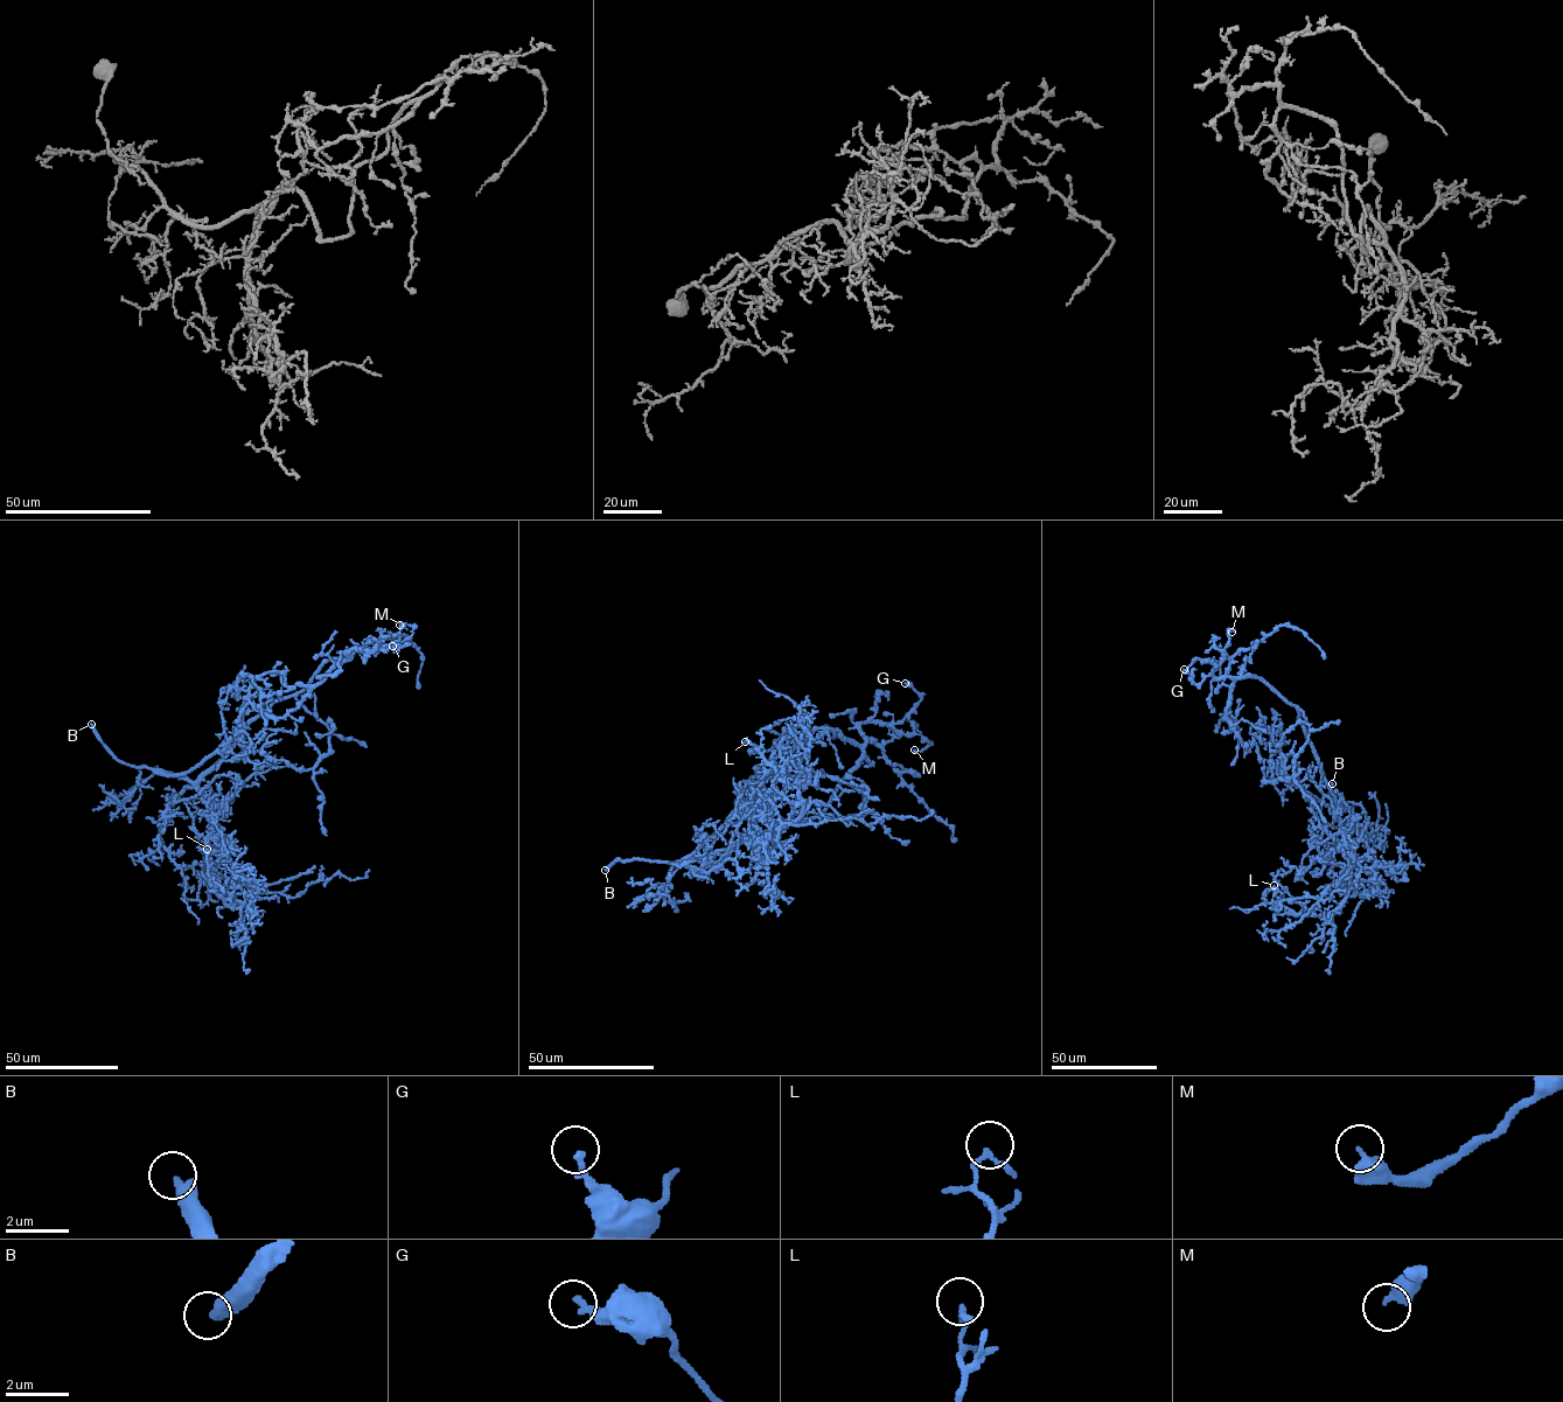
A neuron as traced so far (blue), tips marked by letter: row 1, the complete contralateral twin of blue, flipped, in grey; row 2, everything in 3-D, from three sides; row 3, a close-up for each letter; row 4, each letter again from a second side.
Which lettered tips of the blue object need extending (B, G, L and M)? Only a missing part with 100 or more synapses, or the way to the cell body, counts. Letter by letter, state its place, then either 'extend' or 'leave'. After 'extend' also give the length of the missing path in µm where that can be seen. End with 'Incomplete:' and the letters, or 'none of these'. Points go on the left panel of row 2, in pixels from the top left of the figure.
B: place (91, 724); extend; missing 25 µm
G: place (392, 646); leave
L: place (207, 849); leave
M: place (399, 625); leave
Incomplete: B

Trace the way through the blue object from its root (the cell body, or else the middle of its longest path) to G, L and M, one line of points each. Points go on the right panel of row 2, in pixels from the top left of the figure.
G: (1319, 765), (1298, 709), (1262, 679), (1246, 675), (1216, 678), (1213, 672), (1216, 664), (1197, 657), (1184, 669)
L: (1319, 765), (1341, 807), (1340, 830), (1352, 856), (1351, 890), (1321, 918), (1282, 905), (1274, 885)
M: (1319, 765), (1296, 706), (1251, 676), (1215, 678), (1213, 672), (1221, 662), (1229, 639), (1228, 633), (1232, 632)

